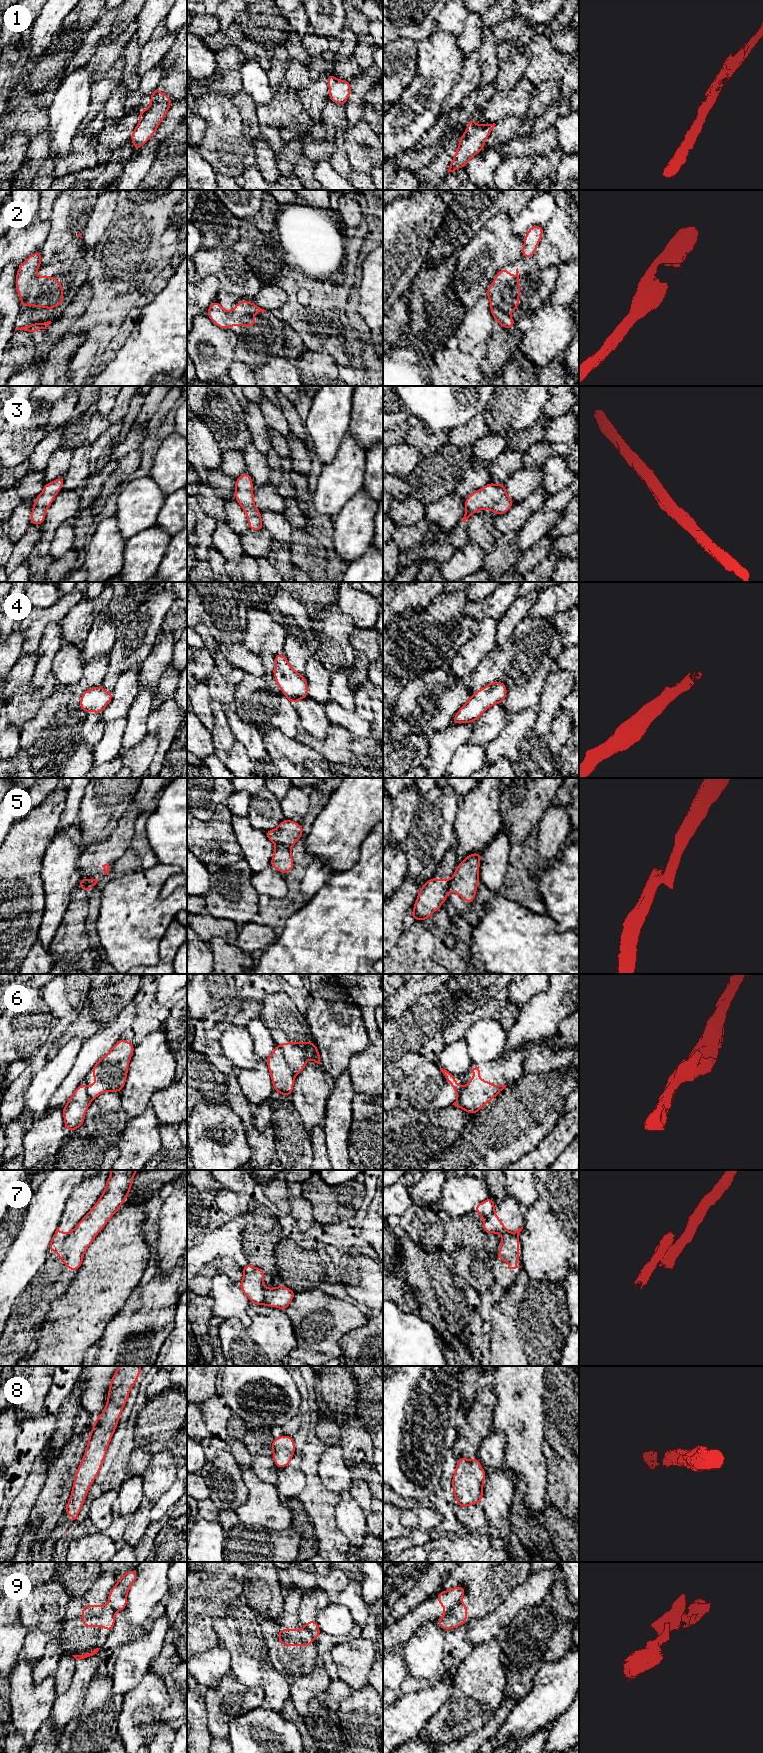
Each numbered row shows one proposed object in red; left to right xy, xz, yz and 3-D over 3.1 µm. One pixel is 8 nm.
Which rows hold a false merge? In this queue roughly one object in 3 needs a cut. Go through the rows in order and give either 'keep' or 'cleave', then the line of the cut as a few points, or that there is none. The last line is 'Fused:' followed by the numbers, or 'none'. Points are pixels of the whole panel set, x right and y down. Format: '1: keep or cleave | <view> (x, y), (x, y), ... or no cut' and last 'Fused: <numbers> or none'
1: keep | no cut
2: keep | no cut
3: keep | no cut
4: keep | no cut
5: cleave | xz (276, 843), (286, 845), (289, 848)
6: cleave | xz (277, 1045), (282, 1051), (288, 1067), (295, 1074)
7: cleave | xy (69, 1233), (58, 1250)
8: keep | no cut
9: cleave | yz (458, 1602), (446, 1613)
Fused: 5, 6, 7, 9

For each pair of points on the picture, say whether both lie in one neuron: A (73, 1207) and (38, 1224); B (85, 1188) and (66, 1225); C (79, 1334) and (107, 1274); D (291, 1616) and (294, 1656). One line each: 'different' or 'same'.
A: different
B: same
C: same
D: same

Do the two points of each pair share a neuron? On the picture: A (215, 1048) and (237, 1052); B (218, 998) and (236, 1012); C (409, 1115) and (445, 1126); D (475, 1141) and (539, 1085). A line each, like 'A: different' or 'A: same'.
A: different
B: different
C: same
D: same

